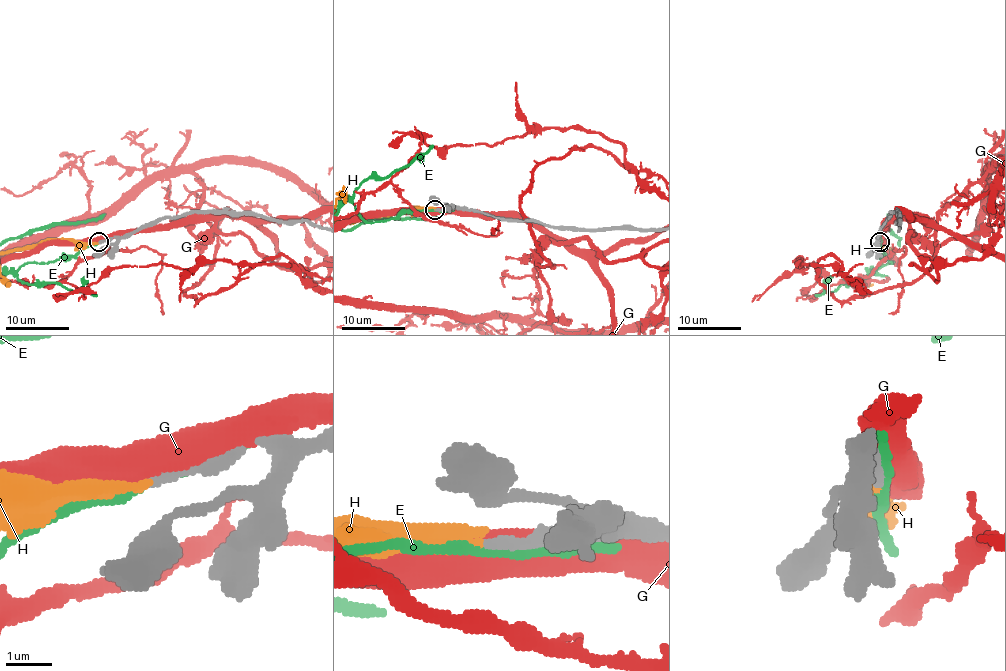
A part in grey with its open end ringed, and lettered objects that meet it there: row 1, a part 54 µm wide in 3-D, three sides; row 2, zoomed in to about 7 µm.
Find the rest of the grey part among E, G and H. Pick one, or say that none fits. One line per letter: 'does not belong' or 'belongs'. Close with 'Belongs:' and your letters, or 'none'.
E: does not belong
G: does not belong
H: belongs
Belongs: H

